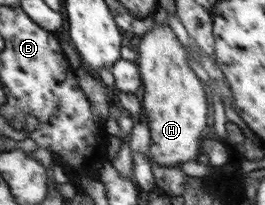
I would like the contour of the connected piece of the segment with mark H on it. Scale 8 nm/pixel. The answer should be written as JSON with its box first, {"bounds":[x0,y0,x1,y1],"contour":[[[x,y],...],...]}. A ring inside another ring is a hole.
{"bounds":[137,22,208,167],"contour":[[[168,22],[157,23],[141,36],[137,65],[142,90],[139,93],[144,121],[150,129],[148,158],[164,167],[180,167],[198,155],[202,131],[208,123],[208,101],[204,84],[188,64],[188,54]]]}

